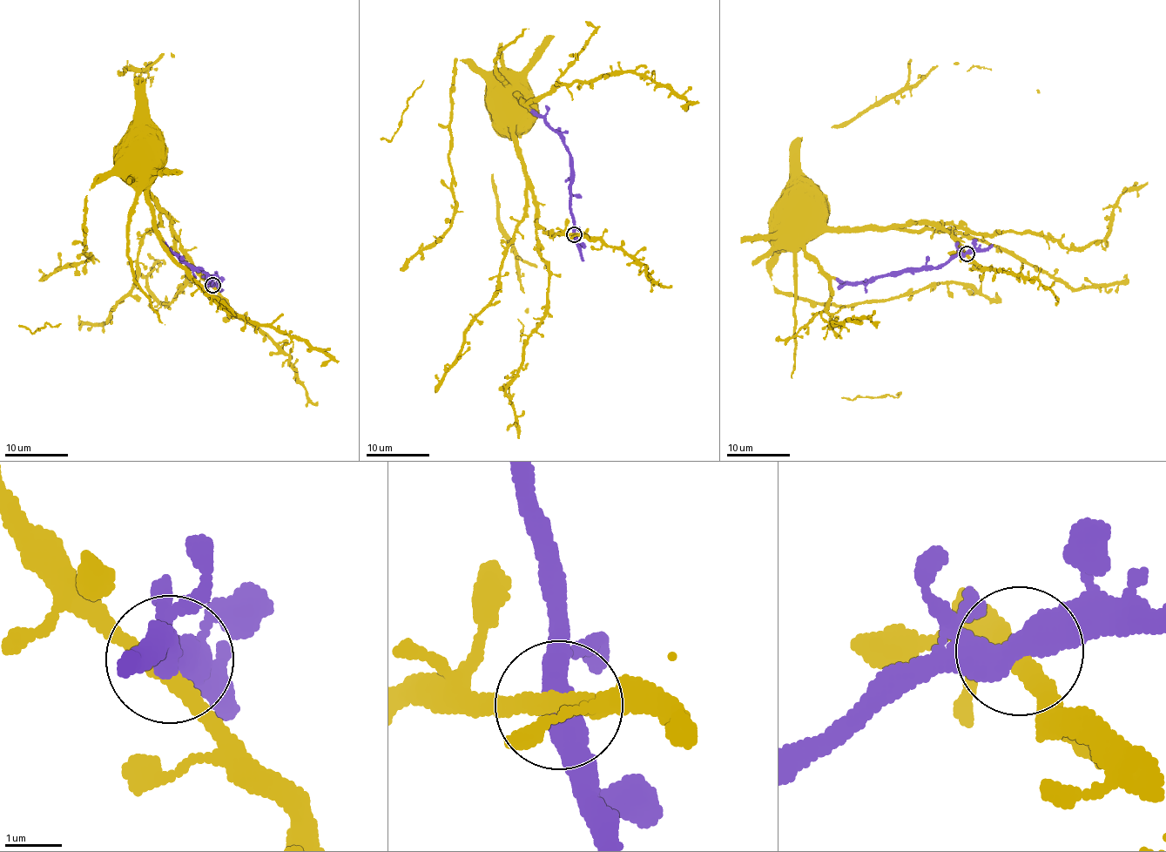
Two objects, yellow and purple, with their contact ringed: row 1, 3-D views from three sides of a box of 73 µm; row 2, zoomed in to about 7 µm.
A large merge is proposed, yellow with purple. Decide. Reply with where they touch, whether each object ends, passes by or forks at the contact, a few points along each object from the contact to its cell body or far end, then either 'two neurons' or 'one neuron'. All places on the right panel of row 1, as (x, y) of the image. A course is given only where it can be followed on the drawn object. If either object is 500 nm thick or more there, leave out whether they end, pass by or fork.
place (967, 253); yellow passes by; purple passes by; course yellow (967, 254), (960, 246), (960, 240), (933, 226), (906, 225), (853, 230), (813, 227), (798, 214); course purple (967, 254), (954, 254), (933, 267), (880, 274), (851, 285), (834, 279); one neuron

